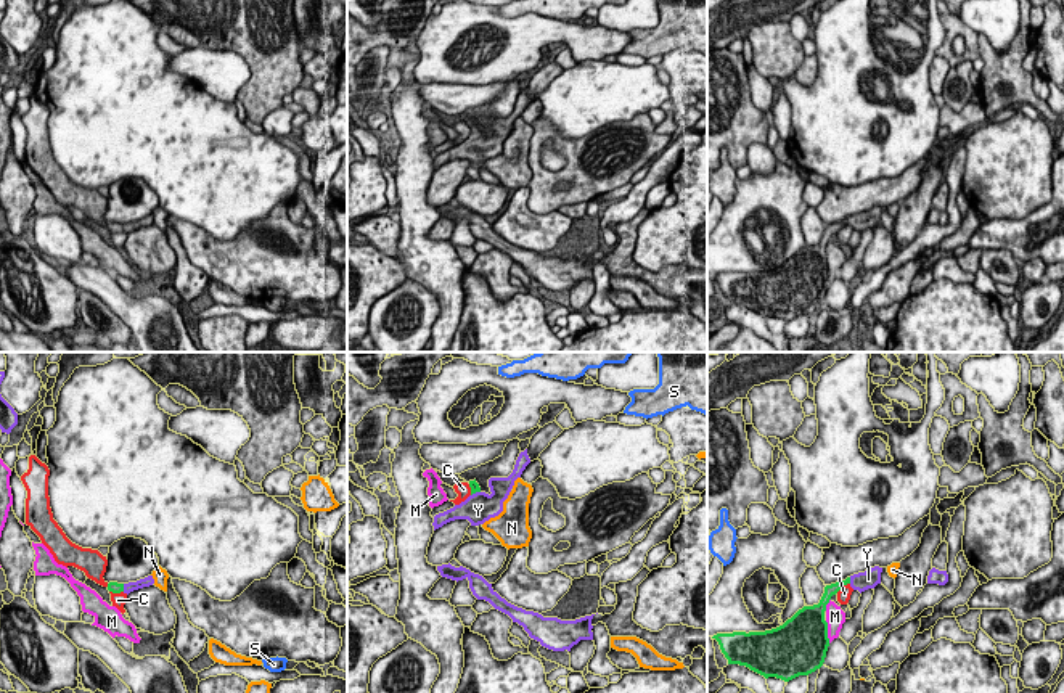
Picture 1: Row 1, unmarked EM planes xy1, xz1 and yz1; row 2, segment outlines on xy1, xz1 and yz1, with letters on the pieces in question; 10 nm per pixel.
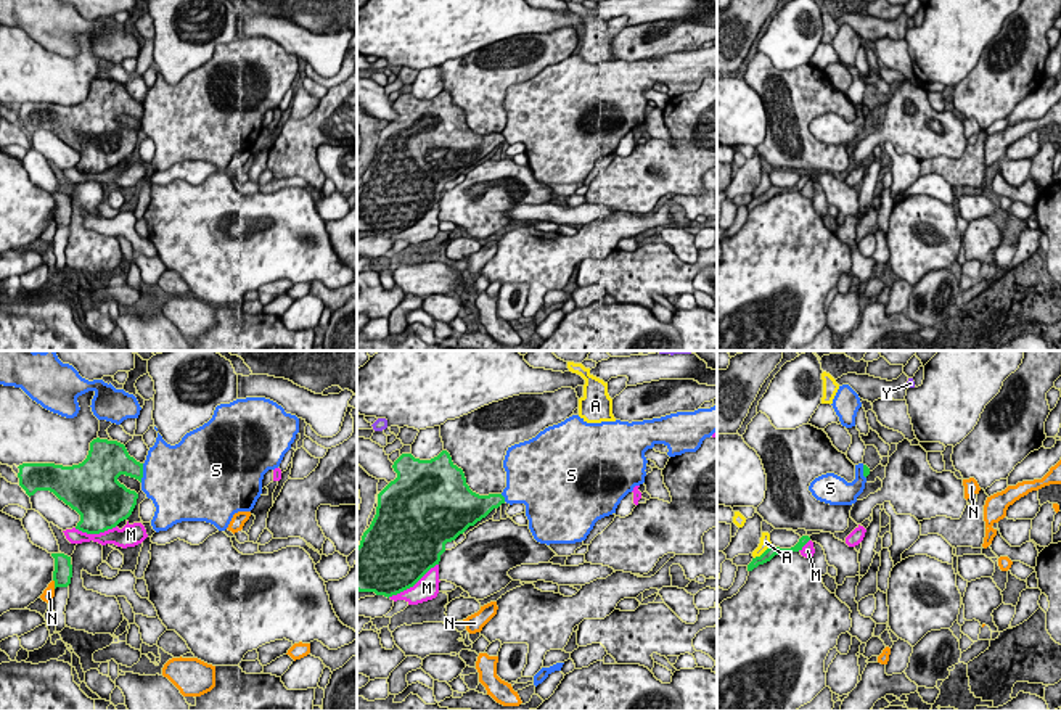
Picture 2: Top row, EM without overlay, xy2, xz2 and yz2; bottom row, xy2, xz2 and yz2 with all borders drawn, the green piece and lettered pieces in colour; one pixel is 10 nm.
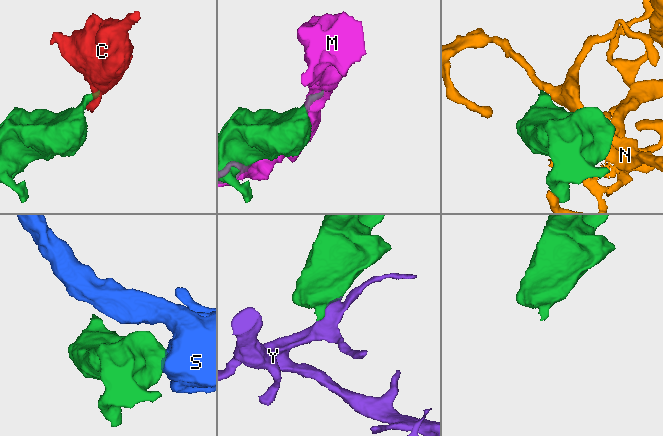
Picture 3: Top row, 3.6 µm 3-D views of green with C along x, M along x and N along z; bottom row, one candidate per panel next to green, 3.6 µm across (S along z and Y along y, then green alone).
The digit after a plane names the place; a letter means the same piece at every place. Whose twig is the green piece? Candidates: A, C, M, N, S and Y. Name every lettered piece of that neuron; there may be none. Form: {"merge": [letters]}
{"merge": ["Y"]}

